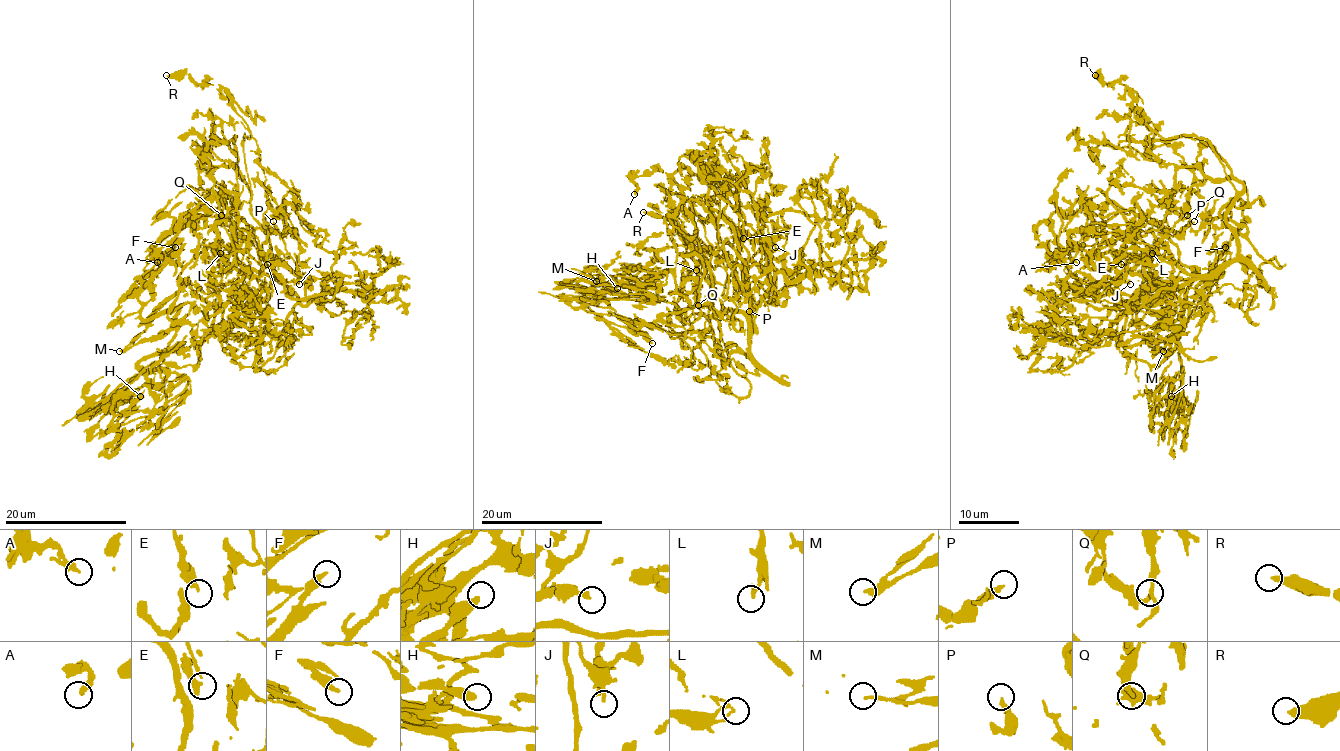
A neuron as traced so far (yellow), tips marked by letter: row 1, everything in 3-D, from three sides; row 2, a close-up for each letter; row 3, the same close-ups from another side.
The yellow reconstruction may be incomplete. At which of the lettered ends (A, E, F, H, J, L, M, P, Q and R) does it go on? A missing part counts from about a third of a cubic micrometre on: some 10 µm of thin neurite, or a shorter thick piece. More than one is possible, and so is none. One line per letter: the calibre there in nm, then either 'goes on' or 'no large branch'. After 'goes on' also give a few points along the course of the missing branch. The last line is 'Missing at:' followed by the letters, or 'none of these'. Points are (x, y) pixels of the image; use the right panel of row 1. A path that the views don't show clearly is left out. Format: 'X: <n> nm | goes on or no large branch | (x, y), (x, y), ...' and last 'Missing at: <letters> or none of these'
A: 300 nm | no large branch
E: 200 nm | no large branch
F: 260 nm | no large branch
H: 400 nm | no large branch
J: 200 nm | no large branch
L: 100 nm | no large branch
M: 240 nm | no large branch
P: 240 nm | no large branch
Q: 150 nm | no large branch
R: 360 nm | no large branch
Missing at: none of these

